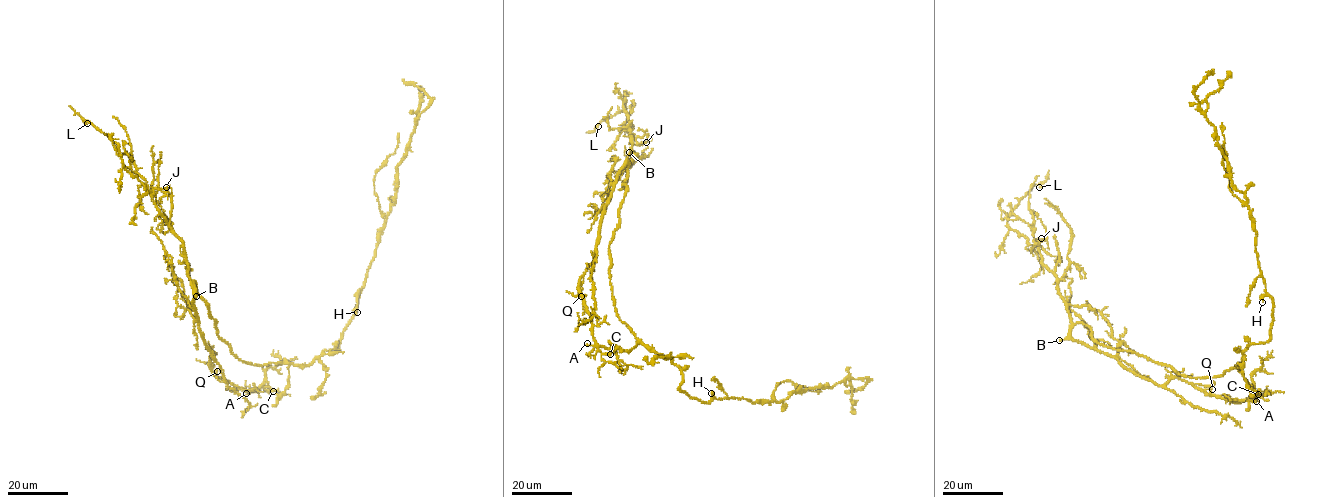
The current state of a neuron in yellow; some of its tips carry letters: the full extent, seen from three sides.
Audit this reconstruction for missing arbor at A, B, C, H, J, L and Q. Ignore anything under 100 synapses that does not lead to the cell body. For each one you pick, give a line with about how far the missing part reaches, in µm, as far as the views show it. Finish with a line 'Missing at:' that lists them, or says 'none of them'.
B: missing 80 µm
Missing at: B

